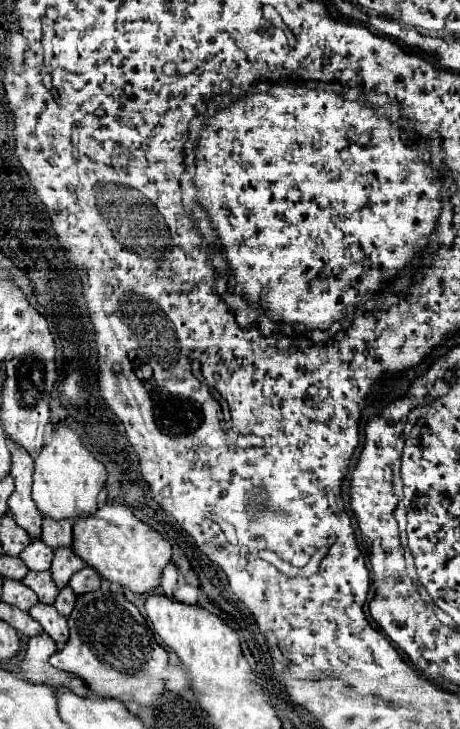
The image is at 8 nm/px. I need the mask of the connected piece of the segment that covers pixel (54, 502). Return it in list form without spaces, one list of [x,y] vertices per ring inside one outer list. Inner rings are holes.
[[[56,426],[48,444],[42,446],[34,458],[34,486],[32,498],[38,510],[56,520],[76,518],[78,514],[92,514],[98,506],[98,492],[106,480],[106,468],[82,444],[80,436],[70,426]]]

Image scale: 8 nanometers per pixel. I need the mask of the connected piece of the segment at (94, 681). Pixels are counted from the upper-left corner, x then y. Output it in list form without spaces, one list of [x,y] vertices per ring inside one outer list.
[[[98,588],[78,596],[68,624],[70,638],[66,646],[50,656],[54,668],[82,678],[100,698],[134,700],[142,706],[152,706],[164,694],[164,678],[160,674],[168,666],[168,652],[156,642],[146,618],[122,592]]]

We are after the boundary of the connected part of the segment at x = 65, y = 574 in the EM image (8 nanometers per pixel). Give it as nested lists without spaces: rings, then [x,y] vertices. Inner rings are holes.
[[[56,548],[54,550],[54,560],[52,560],[52,576],[58,588],[66,586],[70,576],[78,572],[84,566],[84,562],[72,552],[72,548]]]

